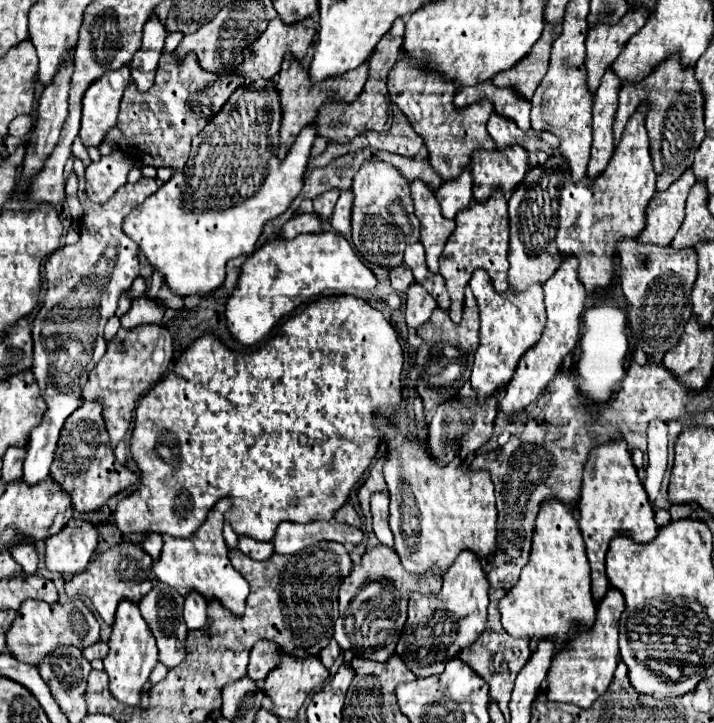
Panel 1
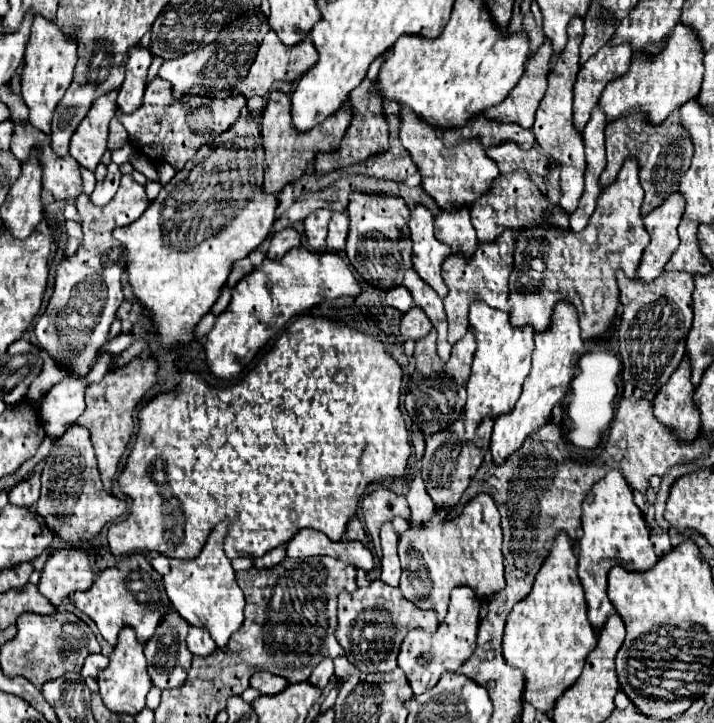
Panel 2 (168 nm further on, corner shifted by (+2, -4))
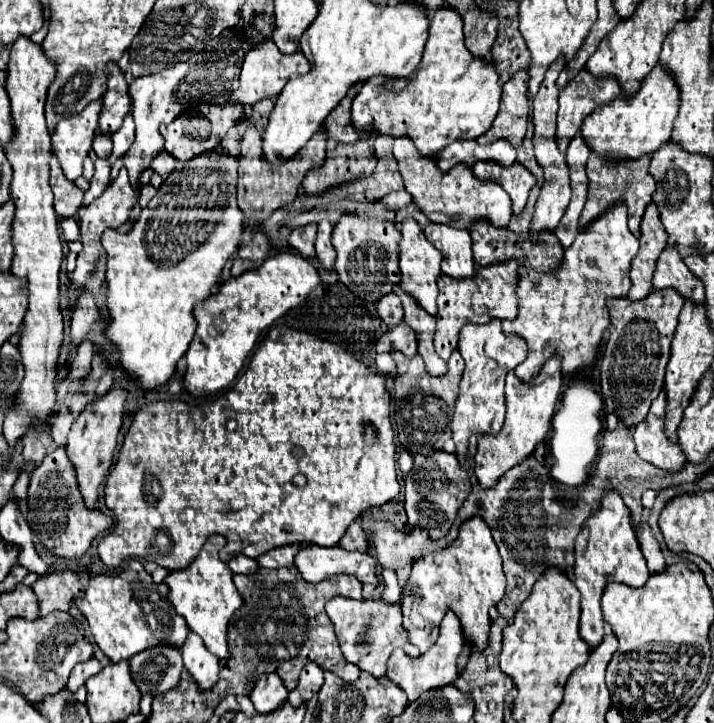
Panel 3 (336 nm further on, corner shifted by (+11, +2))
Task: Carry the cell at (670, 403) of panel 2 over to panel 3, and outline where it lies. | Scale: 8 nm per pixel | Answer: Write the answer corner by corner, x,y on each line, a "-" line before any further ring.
665,391
659,393
659,397
653,401
647,417
635,427
635,445
641,459
667,469
667,471
679,471
685,465
685,453
681,451
679,443
671,441
665,435

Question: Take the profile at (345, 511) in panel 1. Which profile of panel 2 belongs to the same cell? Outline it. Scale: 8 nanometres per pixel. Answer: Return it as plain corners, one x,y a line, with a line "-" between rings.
354,519
354,521
348,523
348,529
346,529
346,533
344,533
344,539
348,539
348,541
360,541
360,543
364,543
364,545
370,541
368,533
364,531
364,525
362,525
358,519

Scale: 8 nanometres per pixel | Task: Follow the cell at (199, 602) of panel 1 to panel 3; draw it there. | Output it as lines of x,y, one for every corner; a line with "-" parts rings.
189,631
185,643
181,645
181,655
187,671
195,677
195,681
201,685
201,689
209,689
217,683
219,675
219,657
213,655
205,643
201,643
201,637
193,631

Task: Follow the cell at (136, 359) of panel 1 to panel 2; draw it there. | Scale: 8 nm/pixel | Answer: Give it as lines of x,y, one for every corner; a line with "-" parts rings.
132,359
126,367
120,369
110,369
106,377
100,383
88,385
86,389
86,409
78,417
78,425
86,427
90,431
90,441
96,451
96,461
98,461
98,471
104,483
104,489
110,491
112,479
118,471
118,463
122,459
122,453
132,437
134,431
134,409
140,403
140,399
146,395
146,391
154,385
156,379
156,359

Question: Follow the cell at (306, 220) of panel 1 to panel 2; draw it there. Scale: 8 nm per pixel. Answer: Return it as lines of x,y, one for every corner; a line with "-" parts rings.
288,227
288,229
278,231
278,233
272,237
266,257
278,261
278,259
282,259
282,255
284,255
286,251
290,251
292,247
300,247
300,235
298,235
296,229

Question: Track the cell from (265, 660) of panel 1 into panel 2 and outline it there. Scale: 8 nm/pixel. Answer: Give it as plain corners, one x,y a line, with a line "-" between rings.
254,673
254,677
250,679
250,687
258,689
262,695
278,695
286,689
286,685
286,679
272,673

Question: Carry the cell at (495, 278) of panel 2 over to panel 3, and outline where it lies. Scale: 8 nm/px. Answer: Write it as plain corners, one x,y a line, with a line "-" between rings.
499,261
487,267
477,267
473,277
455,279
441,273
439,299
437,299
437,331
435,331
435,351
441,359
449,359
451,351
457,347
461,325
467,321
481,323
489,321
489,317
515,317
517,315
517,299
513,295
513,277
517,277
517,261

